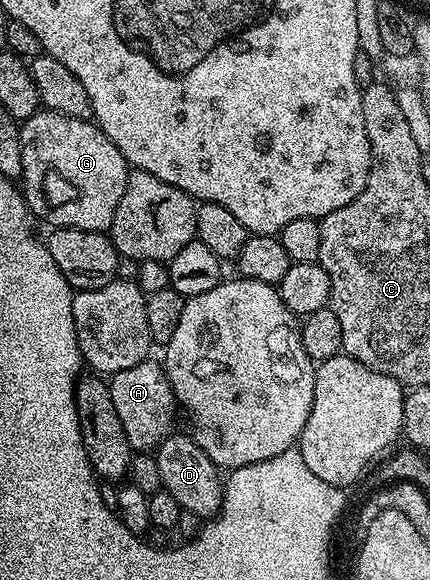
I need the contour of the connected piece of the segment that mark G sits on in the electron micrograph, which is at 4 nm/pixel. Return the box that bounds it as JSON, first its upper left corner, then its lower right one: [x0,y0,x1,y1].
[19,110,131,232]

